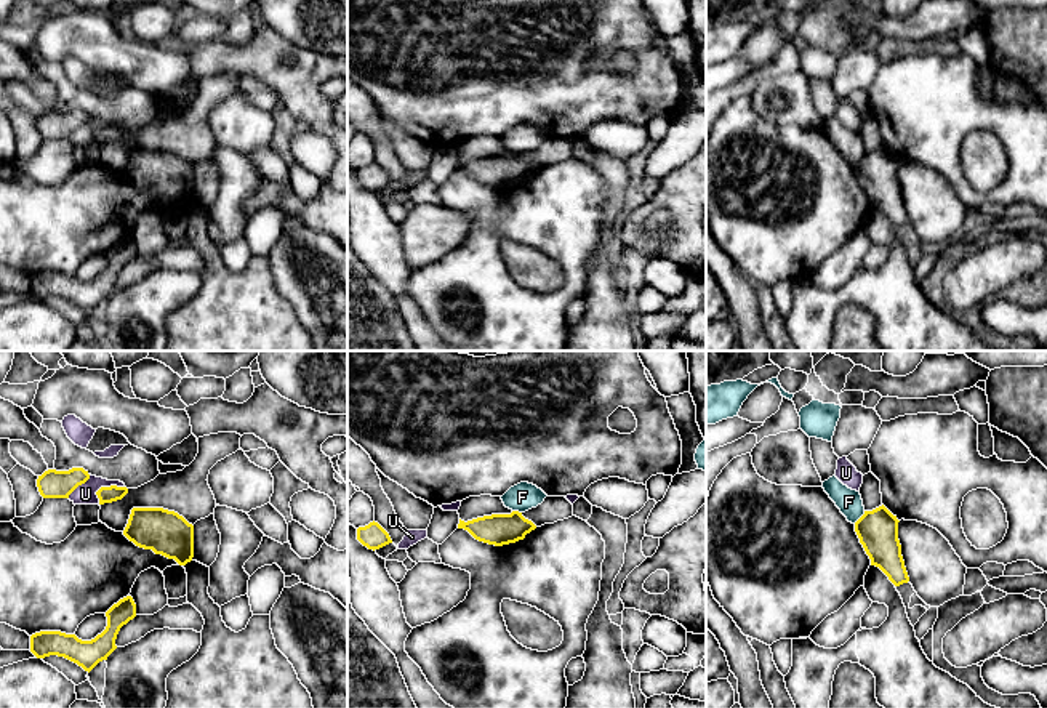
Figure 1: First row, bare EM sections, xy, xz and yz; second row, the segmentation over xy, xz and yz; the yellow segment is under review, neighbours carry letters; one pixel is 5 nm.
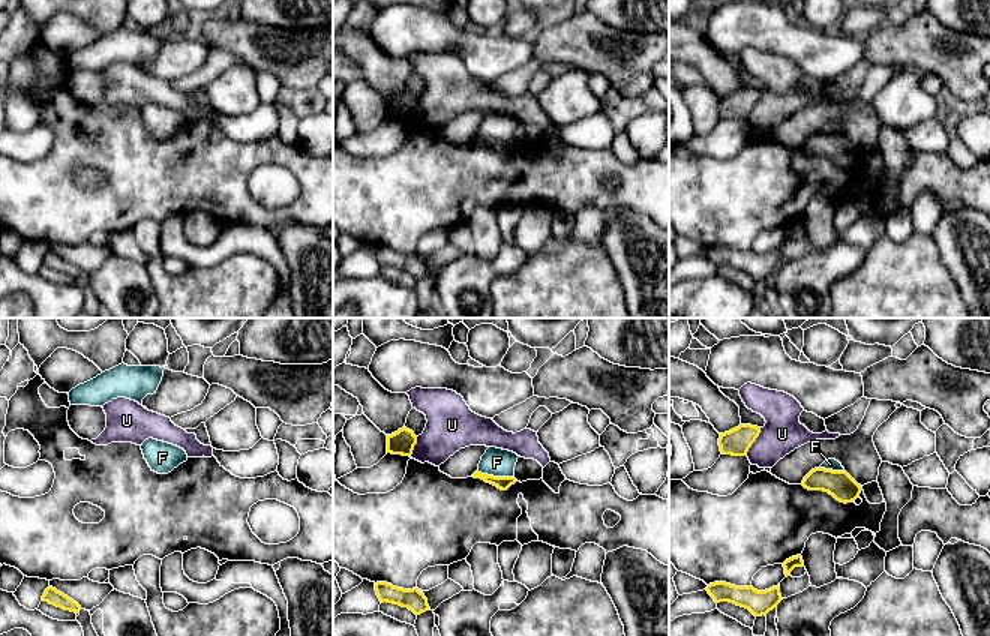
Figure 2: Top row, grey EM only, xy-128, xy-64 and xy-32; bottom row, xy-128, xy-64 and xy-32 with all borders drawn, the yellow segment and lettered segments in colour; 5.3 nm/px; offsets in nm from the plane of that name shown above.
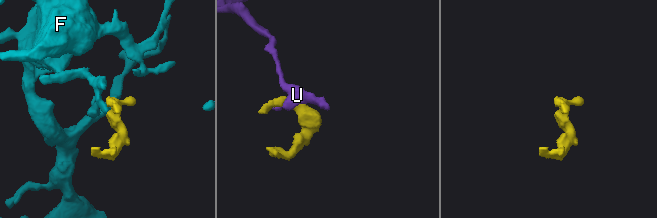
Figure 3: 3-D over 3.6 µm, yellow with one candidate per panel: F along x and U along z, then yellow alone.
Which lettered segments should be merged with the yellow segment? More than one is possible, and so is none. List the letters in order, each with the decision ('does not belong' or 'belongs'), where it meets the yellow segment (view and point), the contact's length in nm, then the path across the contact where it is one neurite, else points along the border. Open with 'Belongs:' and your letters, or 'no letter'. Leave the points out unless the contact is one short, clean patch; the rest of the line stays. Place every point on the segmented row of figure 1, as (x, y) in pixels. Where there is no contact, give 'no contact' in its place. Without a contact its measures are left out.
Belongs: no letter
F: does not belong | yz (860, 518) | 90 nm | along yz (865, 511), (854, 522)
U: does not belong | xy (104, 487) | 160 nm | along xy (124, 486), (103, 486), (96, 492), (98, 503)

